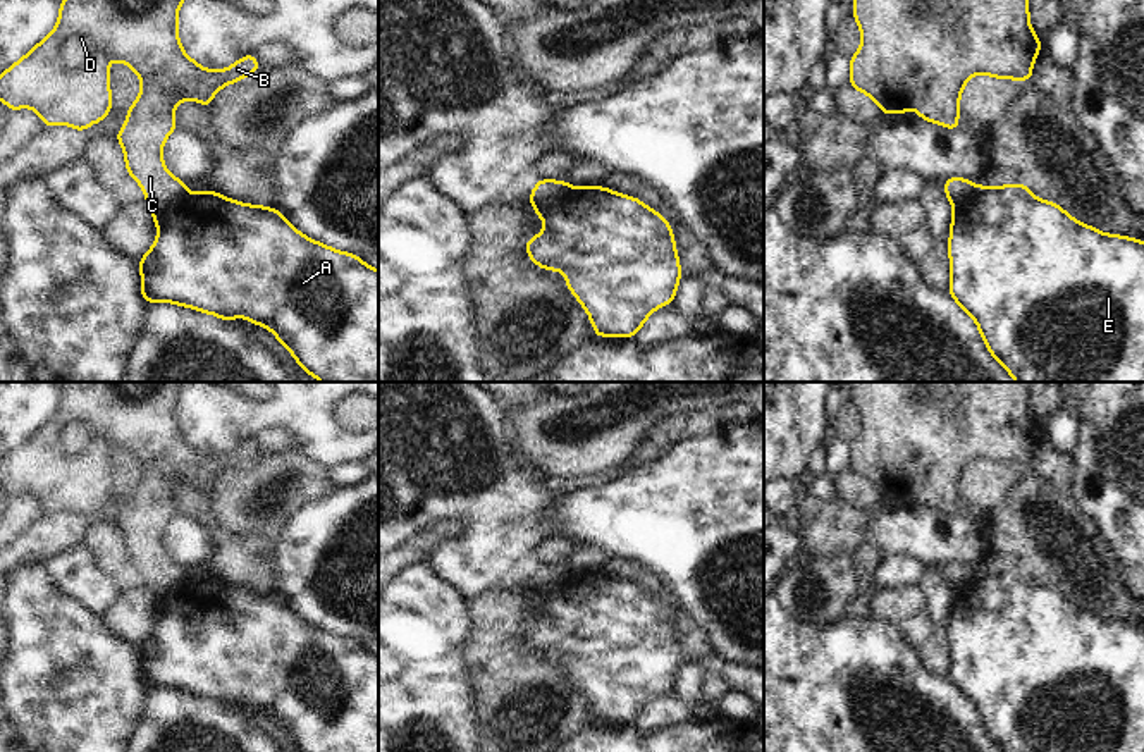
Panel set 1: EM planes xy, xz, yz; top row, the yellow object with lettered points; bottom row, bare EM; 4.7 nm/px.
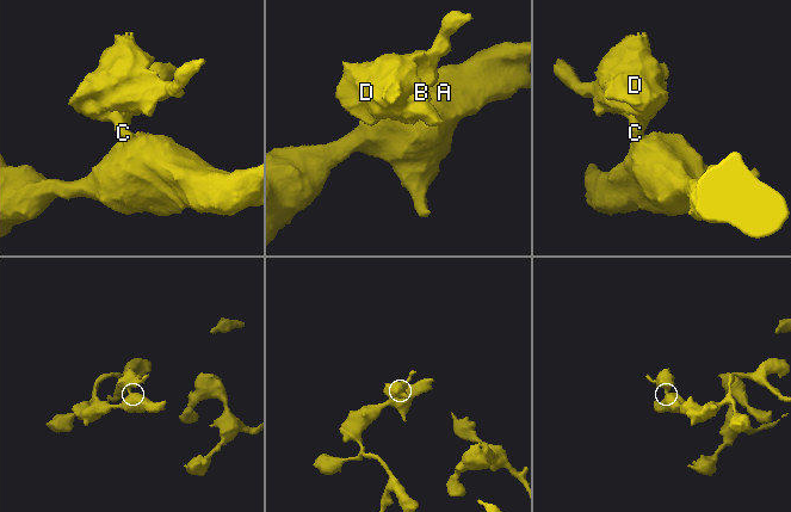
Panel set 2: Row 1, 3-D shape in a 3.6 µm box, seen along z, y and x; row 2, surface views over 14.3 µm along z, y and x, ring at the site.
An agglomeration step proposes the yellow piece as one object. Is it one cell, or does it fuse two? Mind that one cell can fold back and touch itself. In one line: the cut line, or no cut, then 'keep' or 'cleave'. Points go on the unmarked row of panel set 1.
cut in xz along (566, 570), (549, 589), (535, 594); cleave

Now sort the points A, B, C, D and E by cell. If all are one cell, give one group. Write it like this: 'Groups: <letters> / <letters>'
Groups: A E / B C D

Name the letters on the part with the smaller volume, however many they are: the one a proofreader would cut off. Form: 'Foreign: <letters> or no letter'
Foreign: B, C, D

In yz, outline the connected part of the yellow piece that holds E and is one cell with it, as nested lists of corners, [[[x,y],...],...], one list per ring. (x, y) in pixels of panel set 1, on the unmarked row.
[[[1025,570],[981,571],[951,587],[950,681],[977,707],[993,743],[1003,752],[1144,752],[1144,628],[1135,623],[1103,619],[1080,609],[1060,590],[1036,583]]]

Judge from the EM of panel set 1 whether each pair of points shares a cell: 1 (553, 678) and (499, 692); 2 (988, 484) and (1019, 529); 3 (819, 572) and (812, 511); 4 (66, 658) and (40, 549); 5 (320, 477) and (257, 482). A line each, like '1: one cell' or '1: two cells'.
1: one cell
2: two cells
3: two cells
4: two cells
5: one cell

